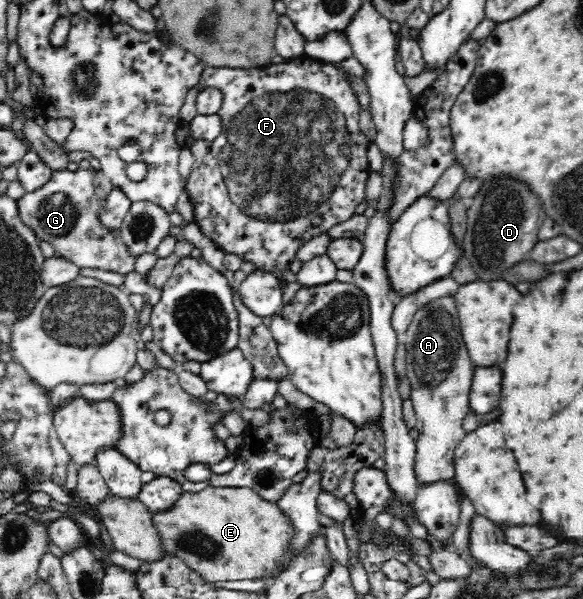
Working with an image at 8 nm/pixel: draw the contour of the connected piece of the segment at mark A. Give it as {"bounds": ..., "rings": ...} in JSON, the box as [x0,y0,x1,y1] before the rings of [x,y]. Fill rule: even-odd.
{"bounds":[403,293,480,482],"rings":[[[453,293],[439,295],[429,299],[416,308],[411,324],[403,334],[406,344],[406,373],[409,381],[410,400],[413,402],[417,417],[416,429],[419,438],[416,442],[415,471],[419,482],[433,482],[435,480],[452,480],[454,478],[455,452],[467,435],[463,428],[463,421],[472,412],[471,386],[475,370],[480,366],[473,361],[467,341],[463,339],[463,327],[459,317],[459,303]]]}

